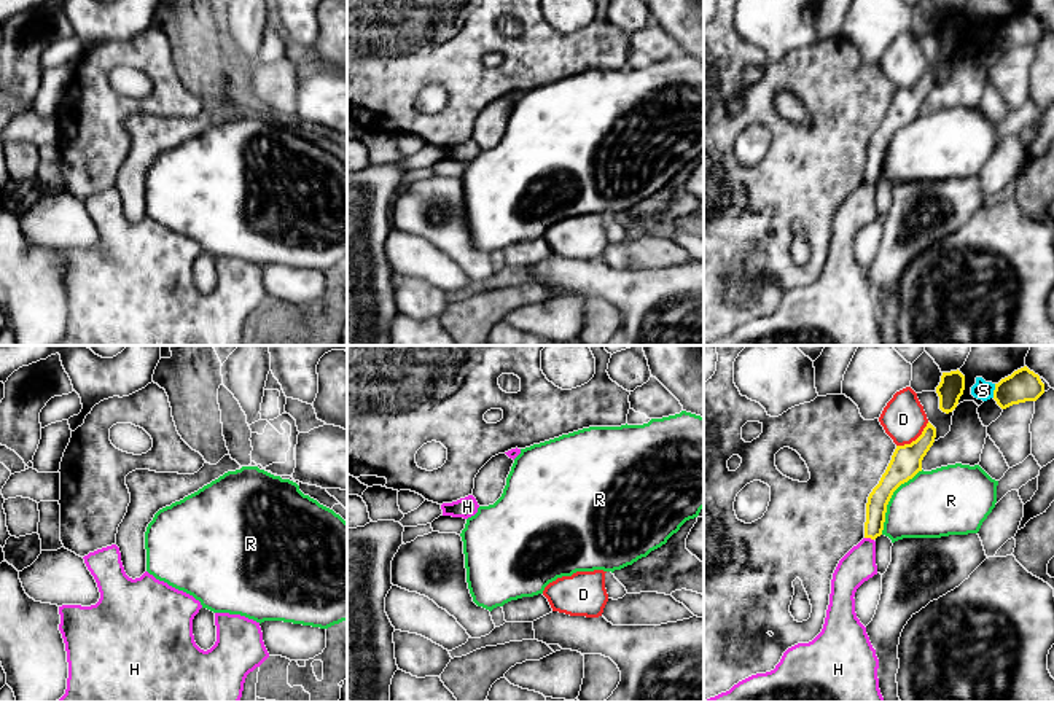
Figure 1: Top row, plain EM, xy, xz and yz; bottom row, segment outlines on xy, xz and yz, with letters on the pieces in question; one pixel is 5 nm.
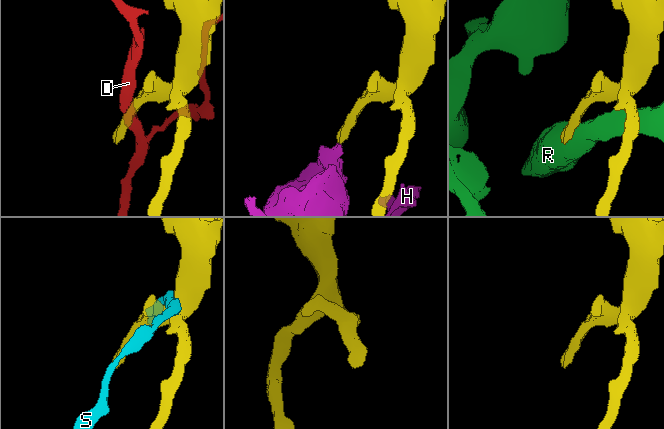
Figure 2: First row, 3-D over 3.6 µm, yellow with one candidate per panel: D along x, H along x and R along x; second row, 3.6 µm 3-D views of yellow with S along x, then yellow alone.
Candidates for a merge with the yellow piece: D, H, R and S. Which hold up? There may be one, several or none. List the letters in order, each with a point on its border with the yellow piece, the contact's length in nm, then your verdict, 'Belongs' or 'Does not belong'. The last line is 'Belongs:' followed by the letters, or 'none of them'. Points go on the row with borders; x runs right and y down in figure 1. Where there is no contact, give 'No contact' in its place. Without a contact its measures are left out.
D: Touches yellow at yz (916, 440). Shared border 200 nm. Does not belong
H: Touches yellow at yz (870, 537). Shared border 50 nm. Does not belong
R: Touches yellow at yz (890, 497). Shared border 380 nm. Does not belong
S: Touches yellow at yz (994, 390). Shared border 70 nm. Does not belong
Belongs: none of them

